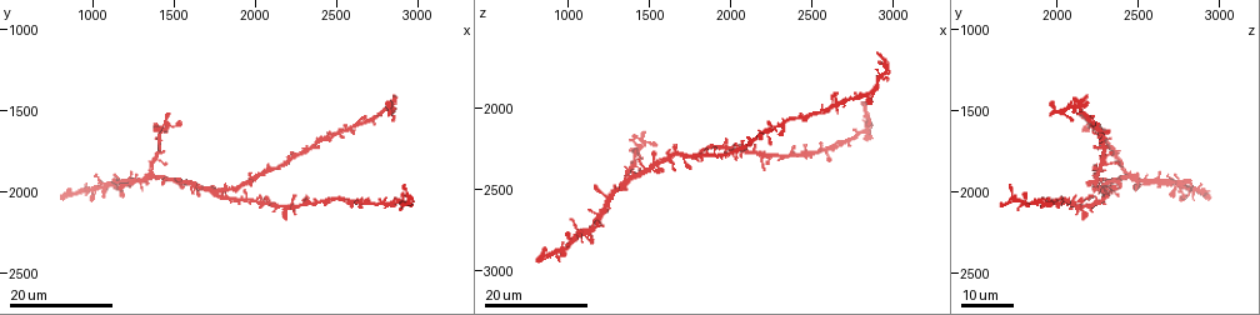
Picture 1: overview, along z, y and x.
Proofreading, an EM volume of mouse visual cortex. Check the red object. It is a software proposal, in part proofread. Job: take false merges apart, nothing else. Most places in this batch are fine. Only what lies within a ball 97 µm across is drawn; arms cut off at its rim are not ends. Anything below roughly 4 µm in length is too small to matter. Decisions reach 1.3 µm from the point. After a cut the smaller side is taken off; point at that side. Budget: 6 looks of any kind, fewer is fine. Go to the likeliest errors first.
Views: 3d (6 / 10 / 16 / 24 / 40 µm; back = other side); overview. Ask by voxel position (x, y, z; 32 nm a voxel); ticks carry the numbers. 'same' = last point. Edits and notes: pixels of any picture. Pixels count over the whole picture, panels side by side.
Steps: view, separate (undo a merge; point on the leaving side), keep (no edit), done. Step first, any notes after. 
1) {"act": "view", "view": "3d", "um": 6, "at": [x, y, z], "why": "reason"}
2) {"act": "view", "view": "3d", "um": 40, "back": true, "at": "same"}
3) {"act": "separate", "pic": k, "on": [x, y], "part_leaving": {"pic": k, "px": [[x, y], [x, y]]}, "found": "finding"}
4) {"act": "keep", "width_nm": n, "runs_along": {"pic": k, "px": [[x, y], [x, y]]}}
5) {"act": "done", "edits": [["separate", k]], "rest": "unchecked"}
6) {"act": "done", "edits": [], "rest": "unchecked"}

{"act": "view", "view": "3d", "um": 24, "at": [1780, 2000, 2280], "why": "branch point"}

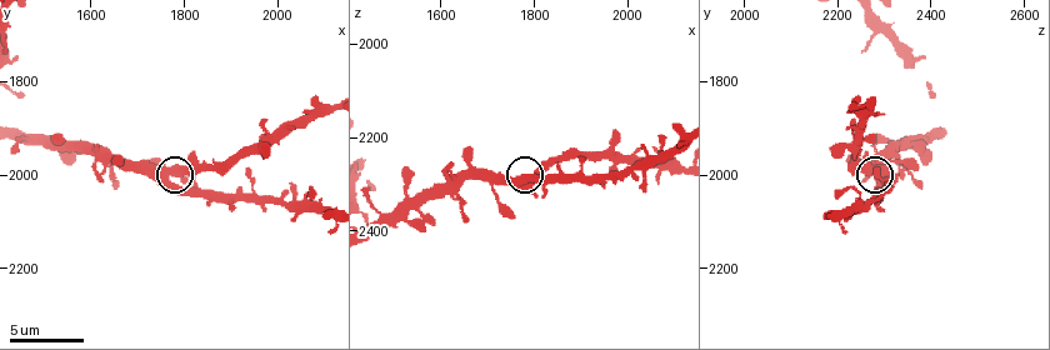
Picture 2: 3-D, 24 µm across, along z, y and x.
{"act": "view", "view": "3d", "um": 6, "at": [1765, 1990, 2310], "why": "closer look"}

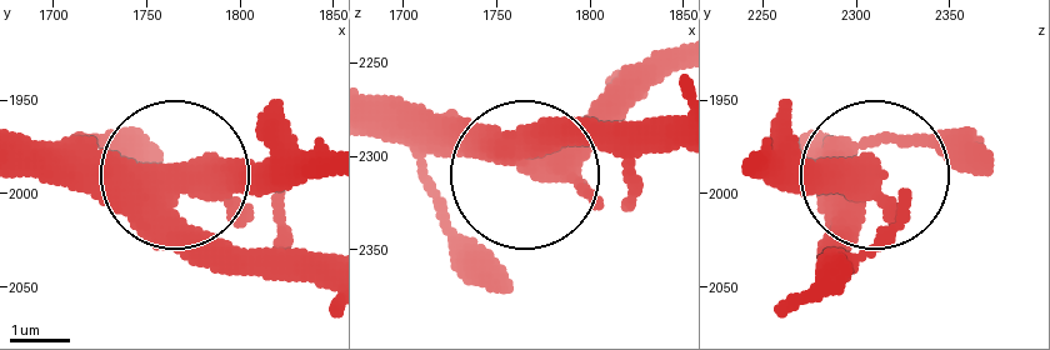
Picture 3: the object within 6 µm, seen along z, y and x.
{"act": "keep", "width_nm": 430, "runs_along": {"pic": 3, "px": [[213, 230], [158, 171], [24, 171]]}, "found": "continuous, no second cell"}

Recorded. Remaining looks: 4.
{"act": "view", "view": "3d", "um": 16, "at": [1360, 1880, 2440]}

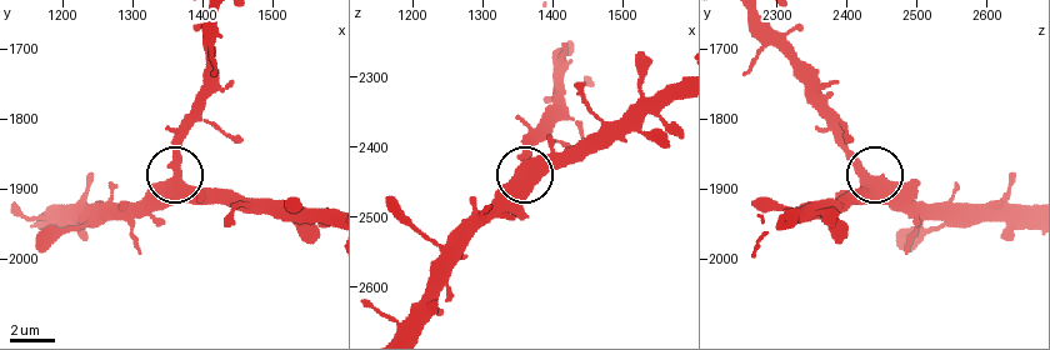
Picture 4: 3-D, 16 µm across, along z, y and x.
{"act": "view", "view": "3d", "um": 6, "at": [1360, 1885, 2430]}

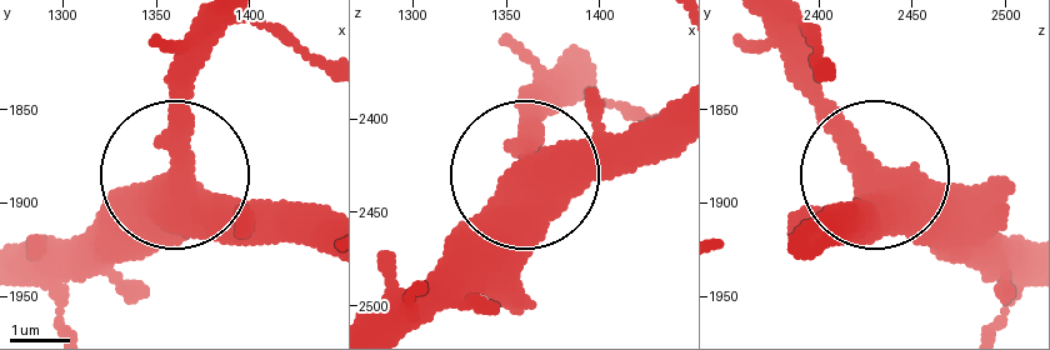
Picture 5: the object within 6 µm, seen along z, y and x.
{"act": "keep", "runs_along": {"pic": 5, "px": [[795, 253], [860, 188], [865, 158], [760, 43]]}, "found": "all the same cell"}

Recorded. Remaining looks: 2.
{"act": "view", "view": "3d", "um": 16, "at": [1260, 1920, 2600], "why": "a narrow waist"}

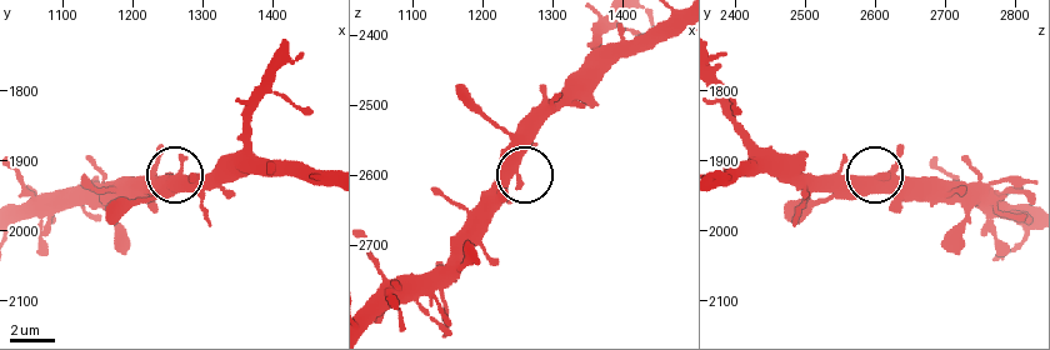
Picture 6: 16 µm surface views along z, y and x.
{"act": "view", "view": "3d", "um": 6, "at": [1250, 1920, 2610]}

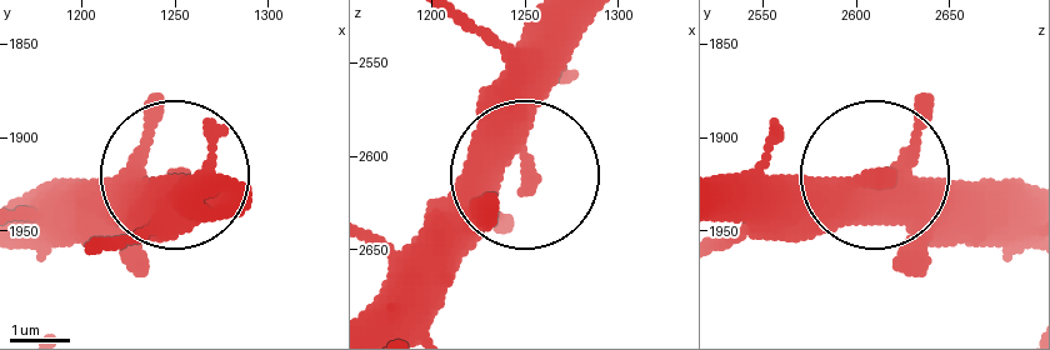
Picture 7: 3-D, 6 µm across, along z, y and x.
{"act": "keep", "runs_along": {"pic": 7, "px": [[243, 181], [49, 181]]}, "found": "one cell here"}

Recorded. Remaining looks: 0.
{"act": "done", "edits": [], "rest": "unchecked"}

